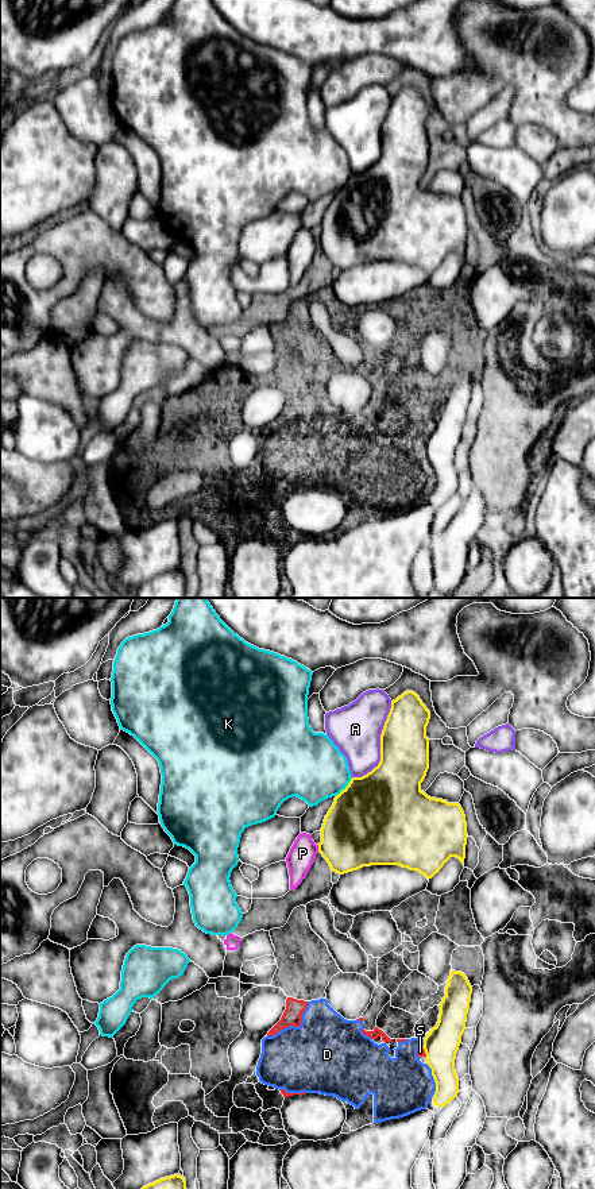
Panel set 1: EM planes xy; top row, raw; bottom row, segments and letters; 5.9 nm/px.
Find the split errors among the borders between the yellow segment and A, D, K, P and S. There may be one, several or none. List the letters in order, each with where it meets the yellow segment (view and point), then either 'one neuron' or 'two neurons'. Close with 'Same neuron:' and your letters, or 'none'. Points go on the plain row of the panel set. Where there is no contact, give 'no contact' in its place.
A: xy (381, 141) | two neurons
D: xy (433, 473) | two neurons
K: xy (346, 182) | two neurons
P: xy (319, 243) | two neurons
S: xy (425, 447) | two neurons
Same neuron: none

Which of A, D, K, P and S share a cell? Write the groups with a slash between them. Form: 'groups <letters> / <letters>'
groups A / D S / K / P

